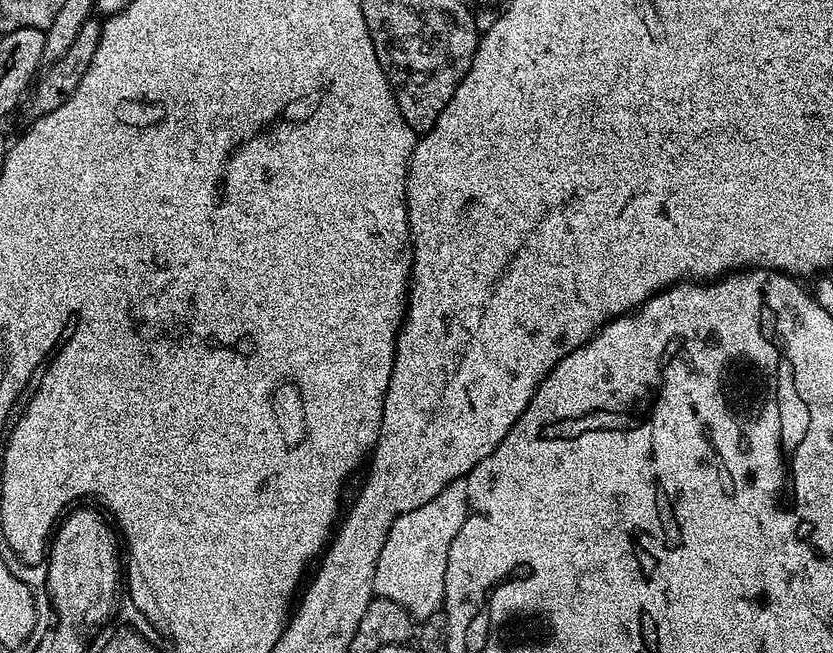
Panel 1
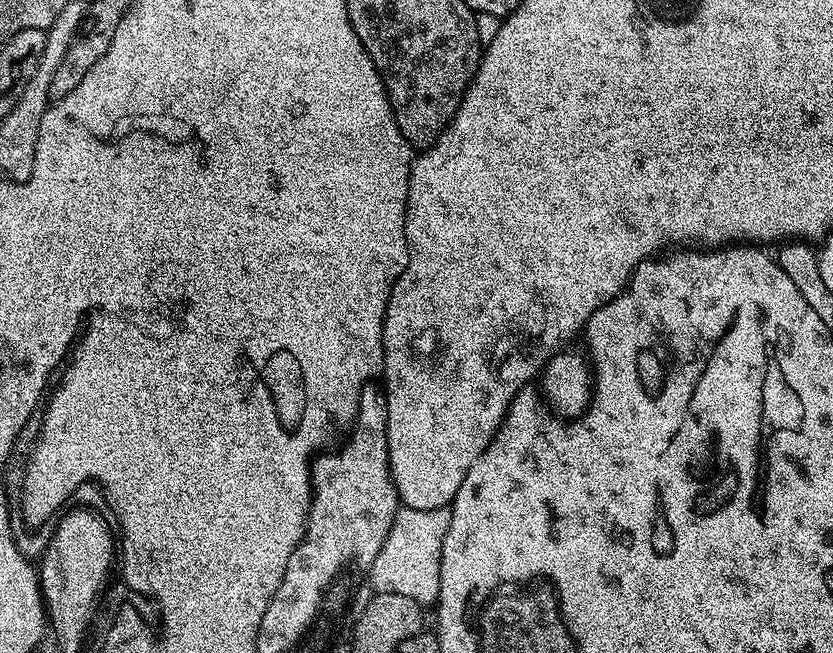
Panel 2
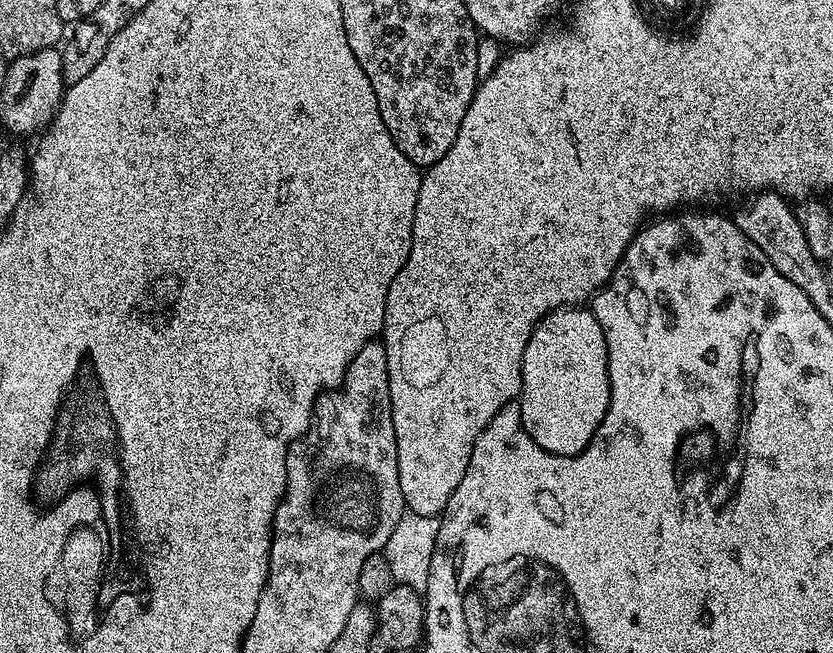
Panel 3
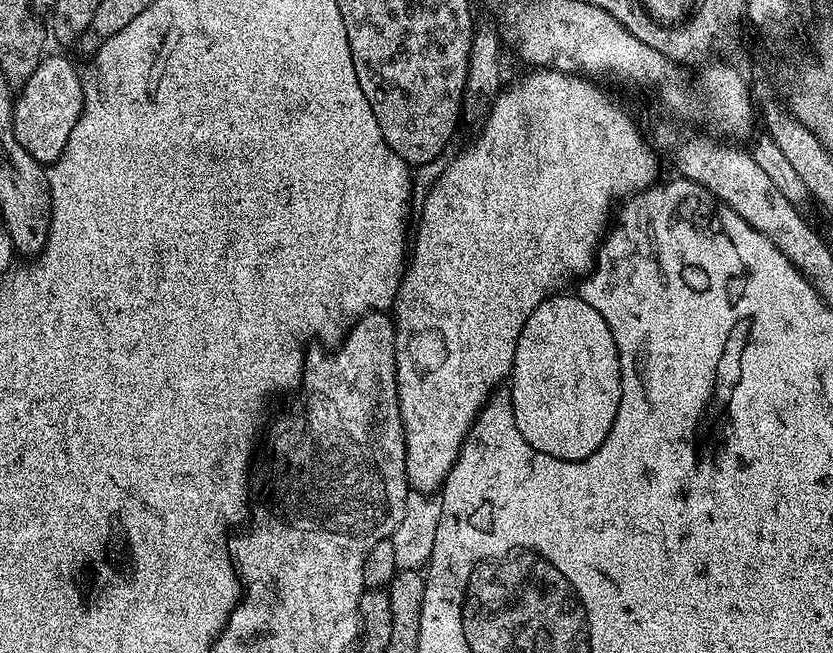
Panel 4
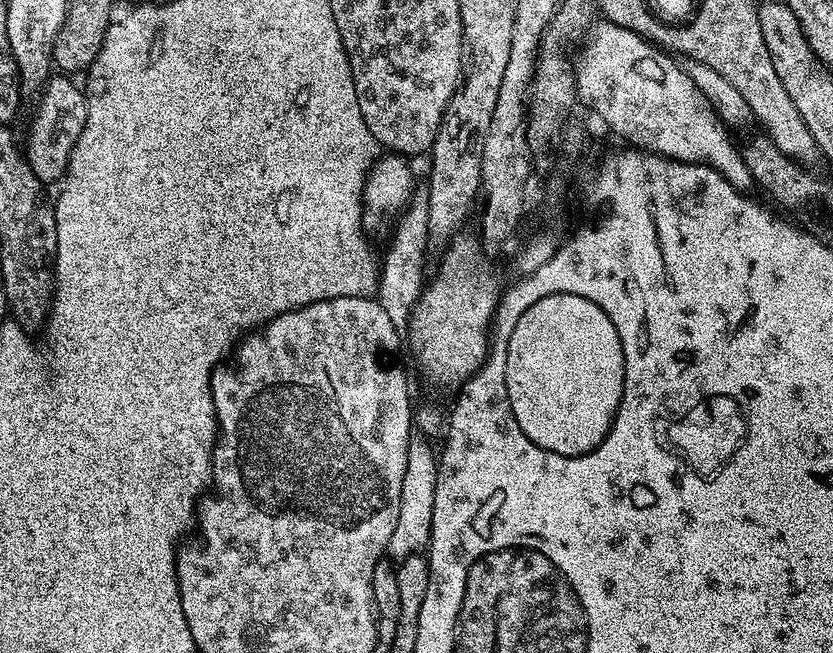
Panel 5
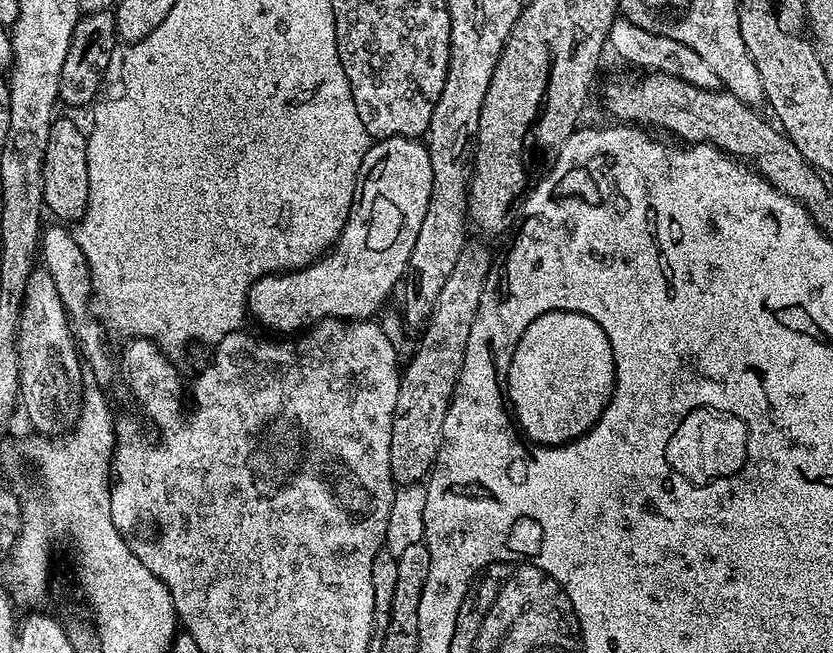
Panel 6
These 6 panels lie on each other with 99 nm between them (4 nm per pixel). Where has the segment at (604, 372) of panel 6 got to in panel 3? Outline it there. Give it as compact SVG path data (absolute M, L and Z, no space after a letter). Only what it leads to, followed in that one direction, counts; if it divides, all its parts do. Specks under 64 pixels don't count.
M565 306L555 308L549 316L544 316L532 329L532 337L524 351L522 358L522 382L520 383L520 394L518 397L518 411L520 414L520 426L526 430L530 438L538 446L542 446L544 452L549 452L555 456L576 456L586 450L586 446L592 443L594 434L600 429L602 418L606 418L608 407L610 406L610 374L608 373L608 339L604 336L602 326L598 318L587 307Z

